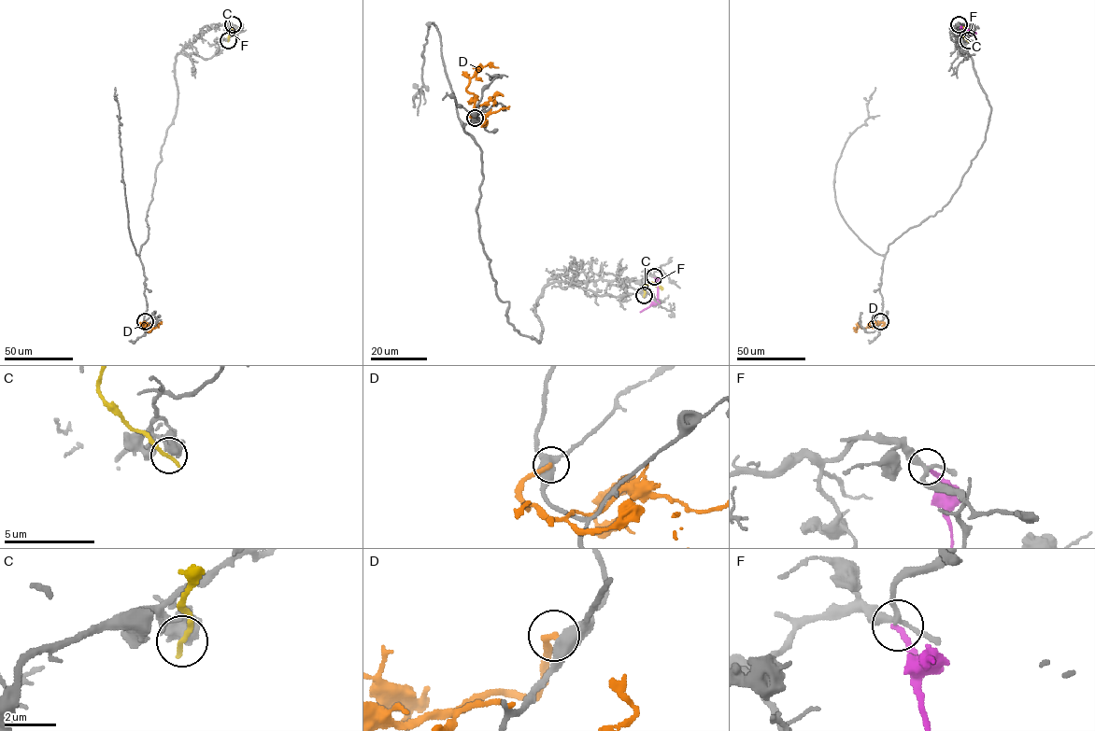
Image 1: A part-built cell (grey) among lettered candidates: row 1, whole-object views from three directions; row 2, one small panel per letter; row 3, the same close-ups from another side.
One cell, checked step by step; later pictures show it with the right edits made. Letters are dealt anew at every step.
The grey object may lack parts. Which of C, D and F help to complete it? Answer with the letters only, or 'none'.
none

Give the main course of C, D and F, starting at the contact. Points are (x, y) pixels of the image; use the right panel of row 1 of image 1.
C: (968, 40), (962, 35), (961, 30), (965, 27)
D: (880, 321), (868, 328), (858, 326), (856, 331), (856, 328)
F: (959, 24), (975, 34)

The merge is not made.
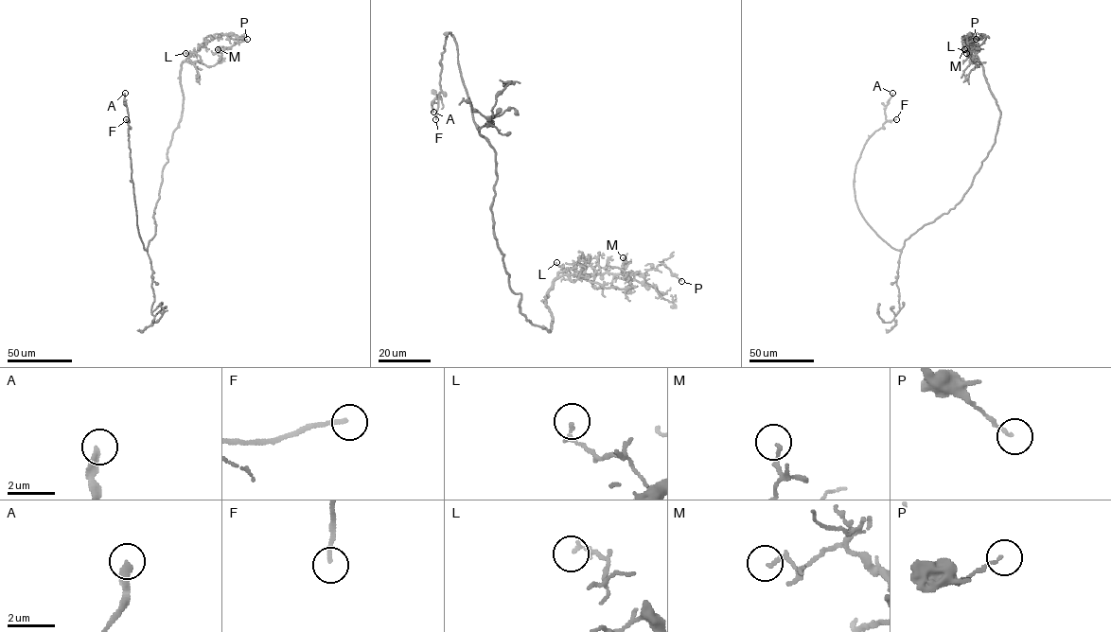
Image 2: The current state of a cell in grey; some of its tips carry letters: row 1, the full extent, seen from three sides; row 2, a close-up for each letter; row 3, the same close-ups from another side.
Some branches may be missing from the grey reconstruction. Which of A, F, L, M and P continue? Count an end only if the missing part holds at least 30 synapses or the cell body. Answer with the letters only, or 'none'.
A, F

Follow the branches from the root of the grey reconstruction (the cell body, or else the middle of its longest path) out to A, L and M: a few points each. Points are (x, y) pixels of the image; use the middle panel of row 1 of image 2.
A: (496, 237), (491, 209), (496, 151), (473, 119), (450, 33), (442, 53), (441, 98), (432, 101), (433, 112)
L: (496, 237), (509, 286), (520, 293), (520, 311), (548, 331), (547, 291), (566, 270), (556, 262)
M: (496, 237), (520, 311), (548, 331), (546, 298), (555, 280), (575, 274), (627, 289), (623, 257)

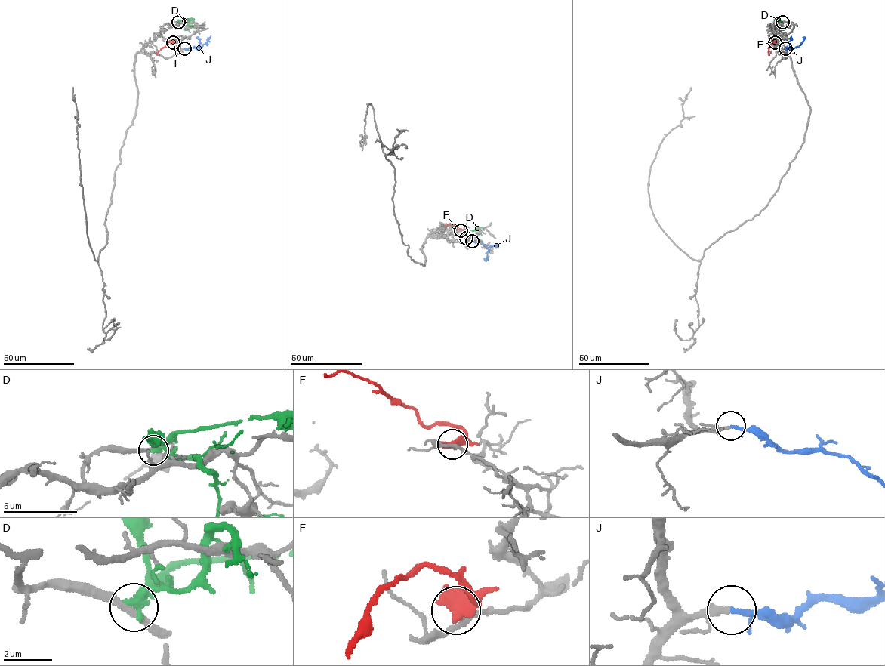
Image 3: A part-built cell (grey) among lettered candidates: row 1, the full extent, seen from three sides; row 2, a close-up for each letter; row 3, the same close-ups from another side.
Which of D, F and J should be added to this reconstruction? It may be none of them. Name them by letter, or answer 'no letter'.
J

